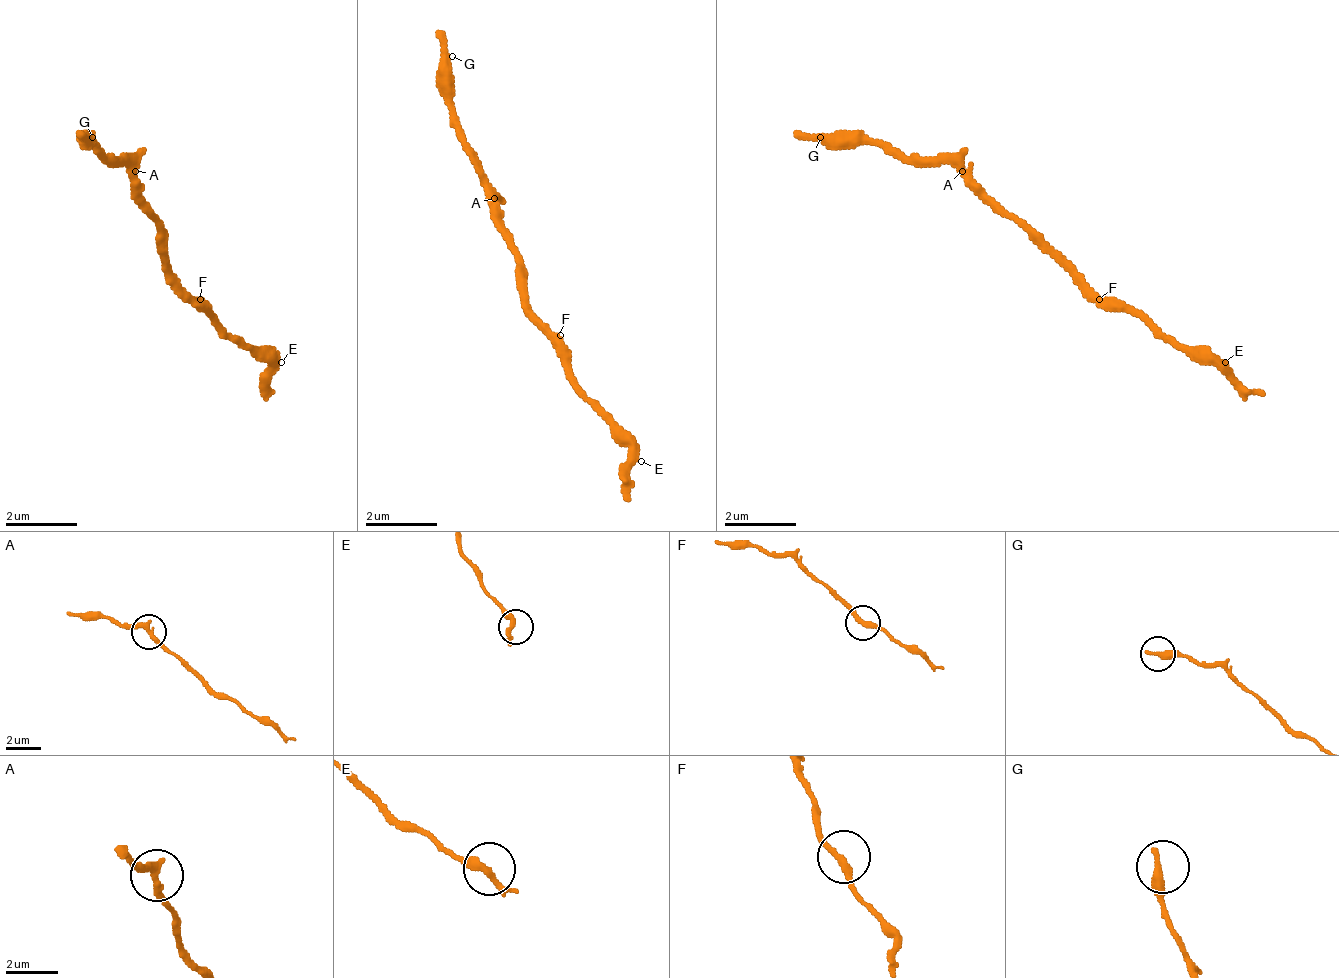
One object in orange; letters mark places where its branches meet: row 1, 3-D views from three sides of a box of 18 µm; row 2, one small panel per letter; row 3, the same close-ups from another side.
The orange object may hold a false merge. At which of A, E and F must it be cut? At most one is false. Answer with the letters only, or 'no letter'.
no letter

